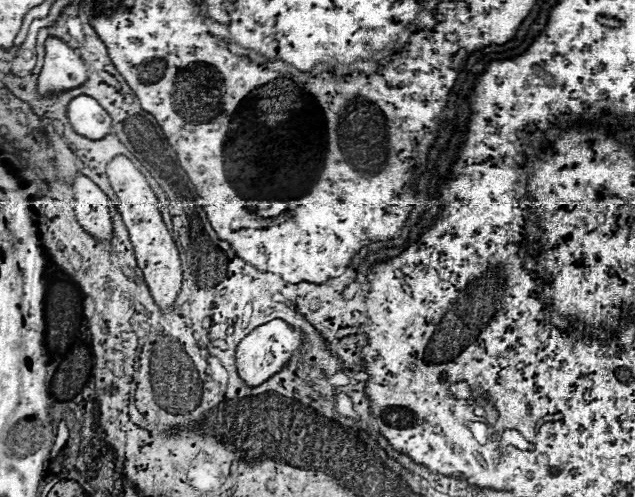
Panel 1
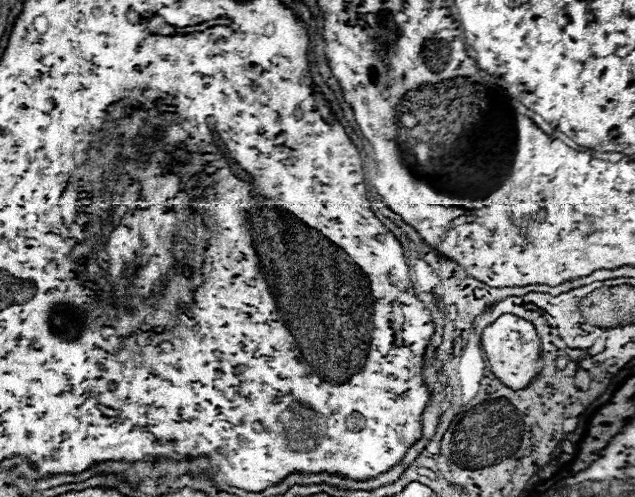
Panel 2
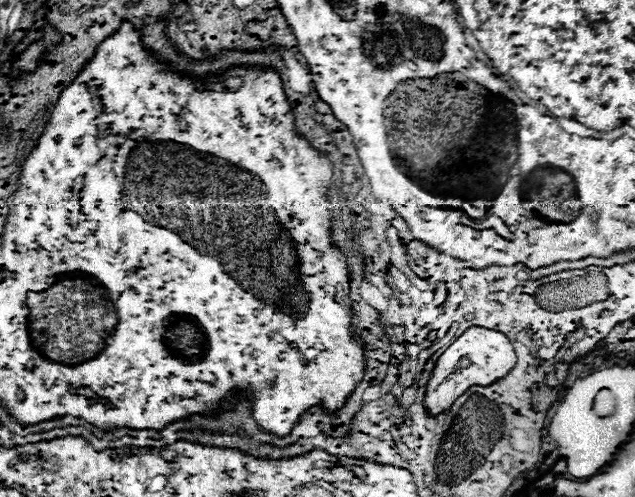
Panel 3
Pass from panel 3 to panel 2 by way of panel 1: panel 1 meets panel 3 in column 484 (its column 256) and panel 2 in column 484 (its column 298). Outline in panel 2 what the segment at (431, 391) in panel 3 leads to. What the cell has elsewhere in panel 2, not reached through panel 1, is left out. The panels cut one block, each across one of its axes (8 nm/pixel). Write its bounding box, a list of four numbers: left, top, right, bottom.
[482,314,542,390]

